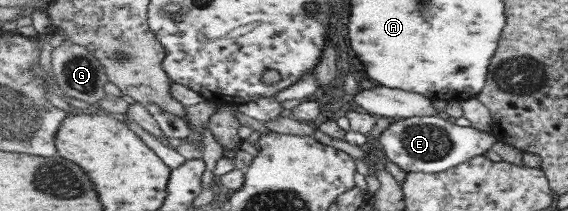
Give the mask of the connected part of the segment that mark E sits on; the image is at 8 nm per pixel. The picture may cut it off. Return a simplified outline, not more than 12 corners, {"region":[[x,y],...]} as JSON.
{"region":[[441,116],[381,132],[406,172],[441,173],[487,153],[492,133]]}

